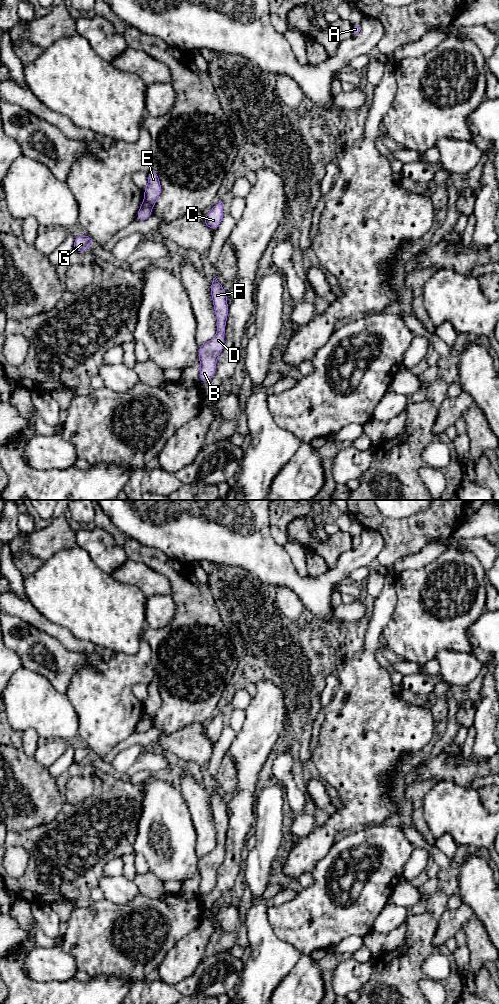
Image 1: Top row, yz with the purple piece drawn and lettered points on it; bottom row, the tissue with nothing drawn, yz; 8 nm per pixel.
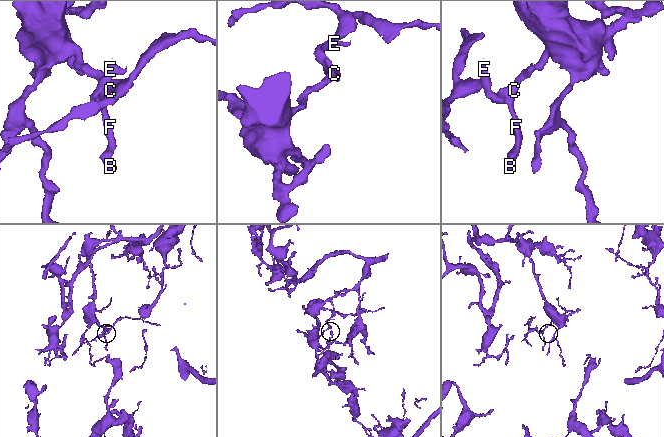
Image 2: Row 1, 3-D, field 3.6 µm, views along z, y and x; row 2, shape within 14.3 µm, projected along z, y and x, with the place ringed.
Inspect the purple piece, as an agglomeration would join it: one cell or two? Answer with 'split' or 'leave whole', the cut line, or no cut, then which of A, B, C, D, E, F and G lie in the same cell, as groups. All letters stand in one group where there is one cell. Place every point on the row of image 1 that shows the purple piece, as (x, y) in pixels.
split | yz (144, 199), (151, 209) | A B C D E F / G

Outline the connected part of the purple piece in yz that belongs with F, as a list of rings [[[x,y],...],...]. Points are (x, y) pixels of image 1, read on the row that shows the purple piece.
[[[216,277],[213,278],[210,288],[217,319],[217,332],[213,339],[199,346],[200,382],[211,380],[215,374],[218,356],[224,348],[225,326],[228,317],[227,294]]]

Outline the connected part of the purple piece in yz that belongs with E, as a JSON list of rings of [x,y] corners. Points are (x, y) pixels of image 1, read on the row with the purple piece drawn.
[[[153,169],[148,172],[148,185],[143,189],[143,192],[145,195],[144,200],[152,209],[162,192],[159,176]]]

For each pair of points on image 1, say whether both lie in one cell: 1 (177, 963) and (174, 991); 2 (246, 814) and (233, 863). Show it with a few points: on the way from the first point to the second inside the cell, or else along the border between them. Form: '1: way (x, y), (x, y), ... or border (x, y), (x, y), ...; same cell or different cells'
1: border (195, 971), (174, 984), (168, 984), (160, 980); different cells
2: way (239, 826), (235, 840), (235, 851); same cell

